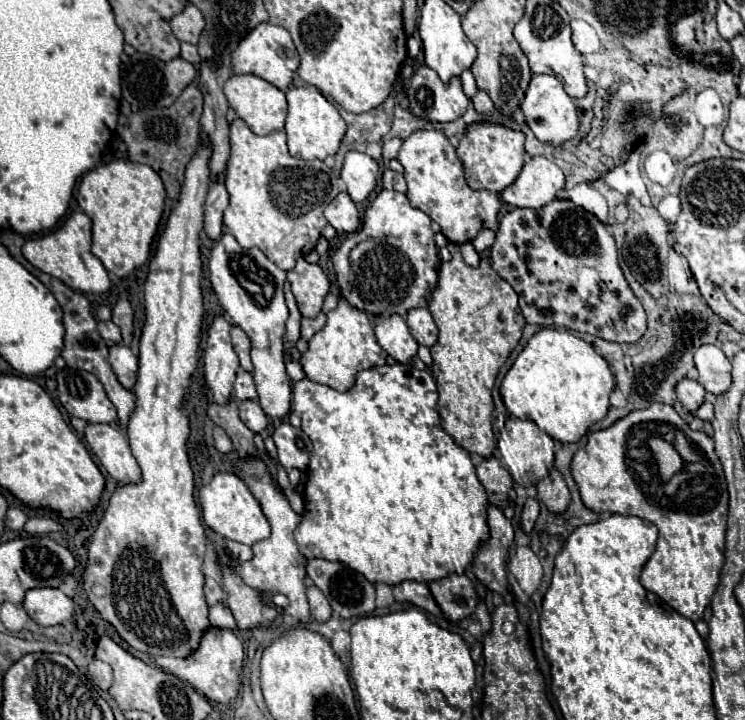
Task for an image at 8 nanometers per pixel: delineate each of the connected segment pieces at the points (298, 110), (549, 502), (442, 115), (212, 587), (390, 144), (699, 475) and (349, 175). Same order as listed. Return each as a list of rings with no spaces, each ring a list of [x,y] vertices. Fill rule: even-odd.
[[[293,87],[287,91],[289,113],[285,121],[287,147],[293,157],[299,159],[325,159],[327,155],[335,155],[339,151],[341,139],[347,131],[347,123],[339,115],[337,107],[317,89],[313,87]]]
[[[551,469],[551,473],[537,485],[537,499],[543,501],[549,511],[565,513],[571,501],[571,495],[557,469]]]
[[[427,65],[419,67],[405,87],[409,109],[415,117],[425,119],[429,123],[449,123],[459,119],[469,99],[461,89],[461,81],[457,77],[451,79],[449,85],[443,85],[439,75]]]
[[[205,577],[205,601],[209,607],[217,605],[223,599],[223,591],[221,585],[213,579],[213,577]]]
[[[389,139],[387,143],[383,143],[382,154],[385,159],[395,159],[397,157],[397,151],[401,147],[401,139]]]
[[[655,403],[647,409],[631,411],[629,415],[615,421],[611,427],[595,431],[589,435],[585,447],[581,447],[571,461],[571,475],[579,487],[581,499],[587,509],[595,513],[617,513],[617,515],[637,515],[651,521],[659,529],[659,539],[653,555],[643,567],[641,585],[661,597],[677,613],[691,621],[699,621],[711,603],[711,597],[719,583],[719,573],[723,567],[725,535],[727,535],[727,479],[719,457],[713,449],[713,437],[705,431],[693,431],[671,405]],[[689,473],[689,481],[673,481],[673,475]]]
[[[349,151],[345,155],[341,179],[347,185],[351,201],[355,203],[365,201],[377,185],[377,175],[379,175],[379,165],[369,155],[361,151]]]

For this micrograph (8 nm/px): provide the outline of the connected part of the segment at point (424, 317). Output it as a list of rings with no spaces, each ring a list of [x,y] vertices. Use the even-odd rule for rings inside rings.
[[[411,309],[407,313],[407,327],[419,345],[433,347],[437,341],[437,327],[429,309]]]

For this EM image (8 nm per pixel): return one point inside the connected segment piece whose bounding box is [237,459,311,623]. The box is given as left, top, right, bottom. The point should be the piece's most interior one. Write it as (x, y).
(277, 566)

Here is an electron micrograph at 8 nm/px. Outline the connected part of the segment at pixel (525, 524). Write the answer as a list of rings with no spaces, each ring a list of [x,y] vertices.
[[[527,499],[525,507],[523,507],[523,513],[521,513],[521,529],[525,533],[531,533],[537,517],[539,517],[539,503],[537,503],[537,499]]]

